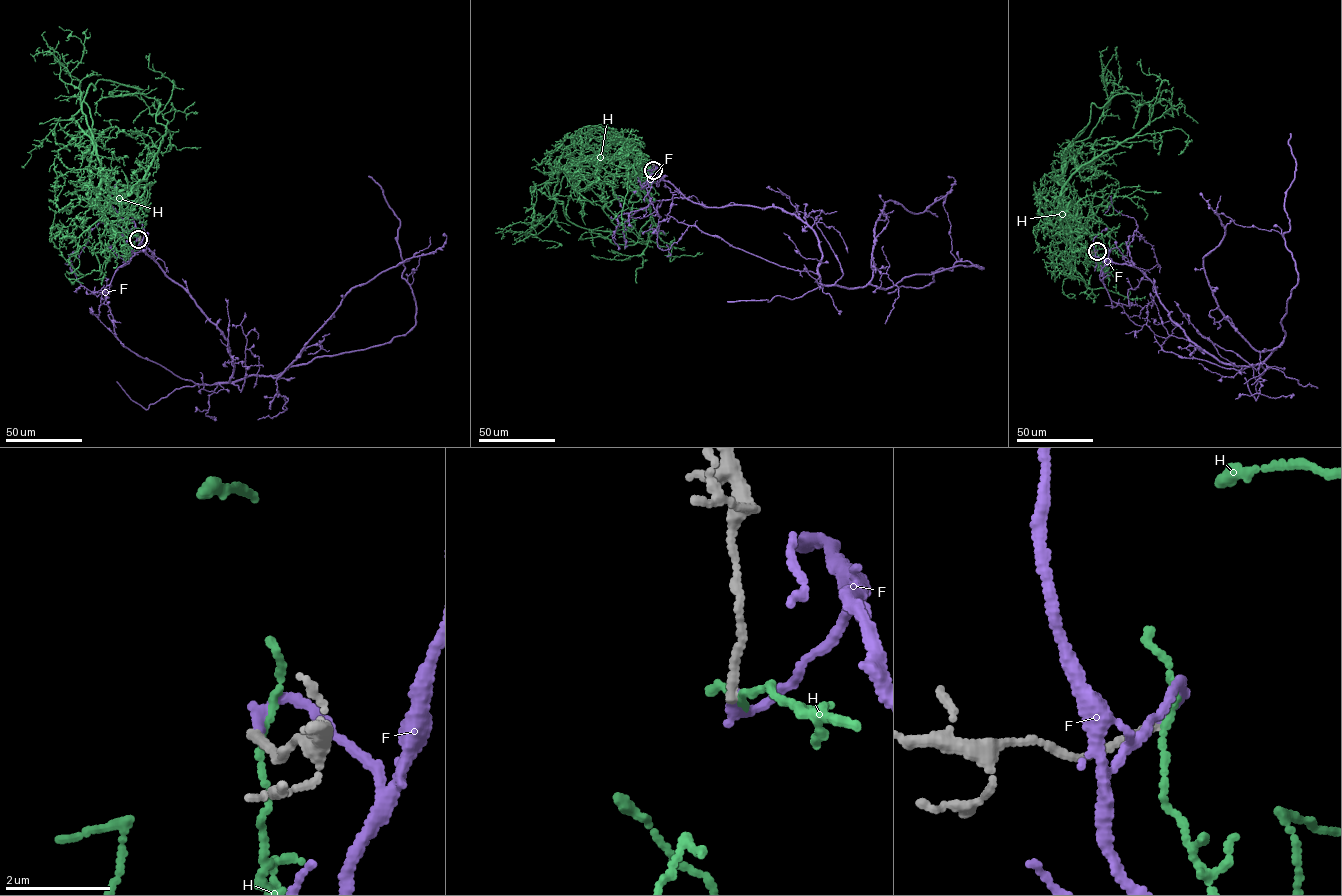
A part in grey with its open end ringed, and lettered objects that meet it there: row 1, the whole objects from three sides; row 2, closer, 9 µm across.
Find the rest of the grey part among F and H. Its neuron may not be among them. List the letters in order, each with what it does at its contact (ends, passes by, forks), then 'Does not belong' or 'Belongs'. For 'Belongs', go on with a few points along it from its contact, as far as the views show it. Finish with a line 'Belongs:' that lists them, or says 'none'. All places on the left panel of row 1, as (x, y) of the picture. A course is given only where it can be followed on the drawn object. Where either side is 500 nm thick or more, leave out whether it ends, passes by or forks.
F: It ends there. Does not belong
H: It passes by. Does not belong
Belongs: none

